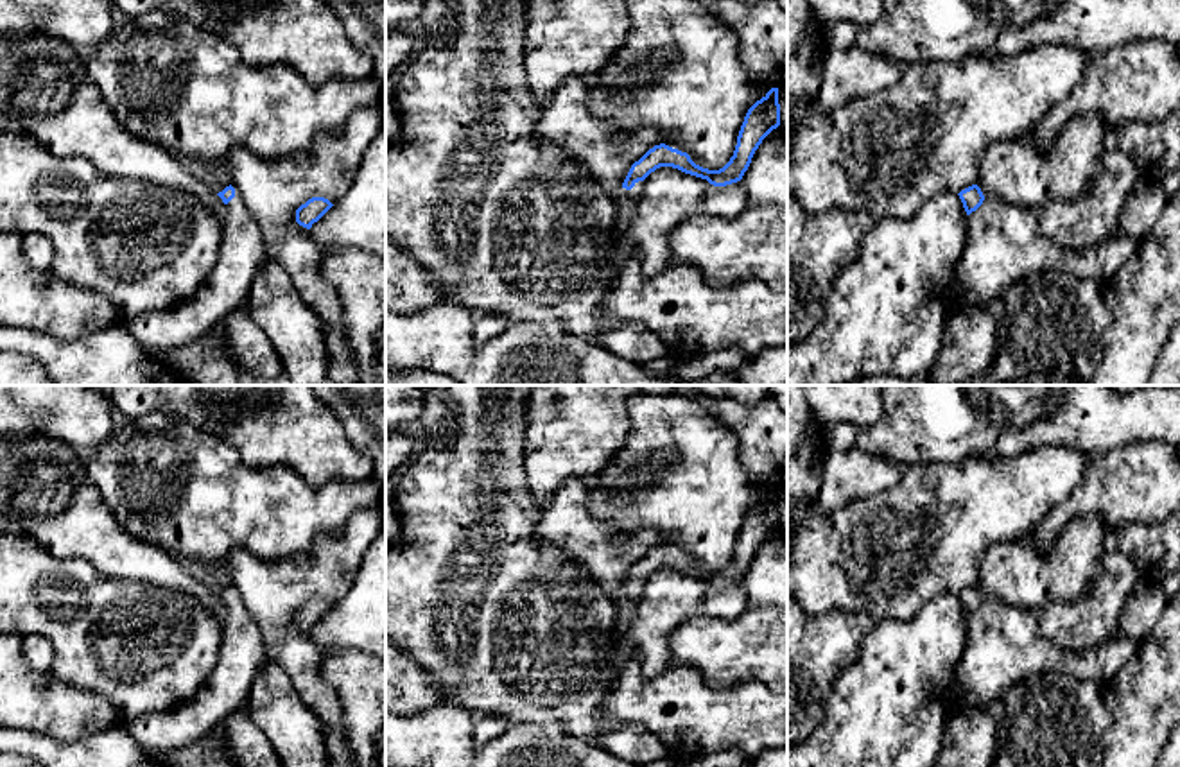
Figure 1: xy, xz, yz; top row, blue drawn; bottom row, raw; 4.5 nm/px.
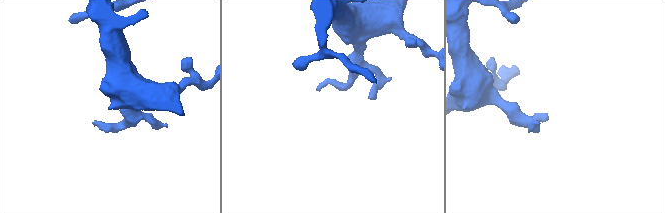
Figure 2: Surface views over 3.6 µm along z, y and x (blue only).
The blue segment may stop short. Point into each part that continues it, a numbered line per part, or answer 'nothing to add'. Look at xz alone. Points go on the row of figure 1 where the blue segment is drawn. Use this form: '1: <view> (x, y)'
1: xz (632, 194)

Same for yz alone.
1: yz (1005, 244)

